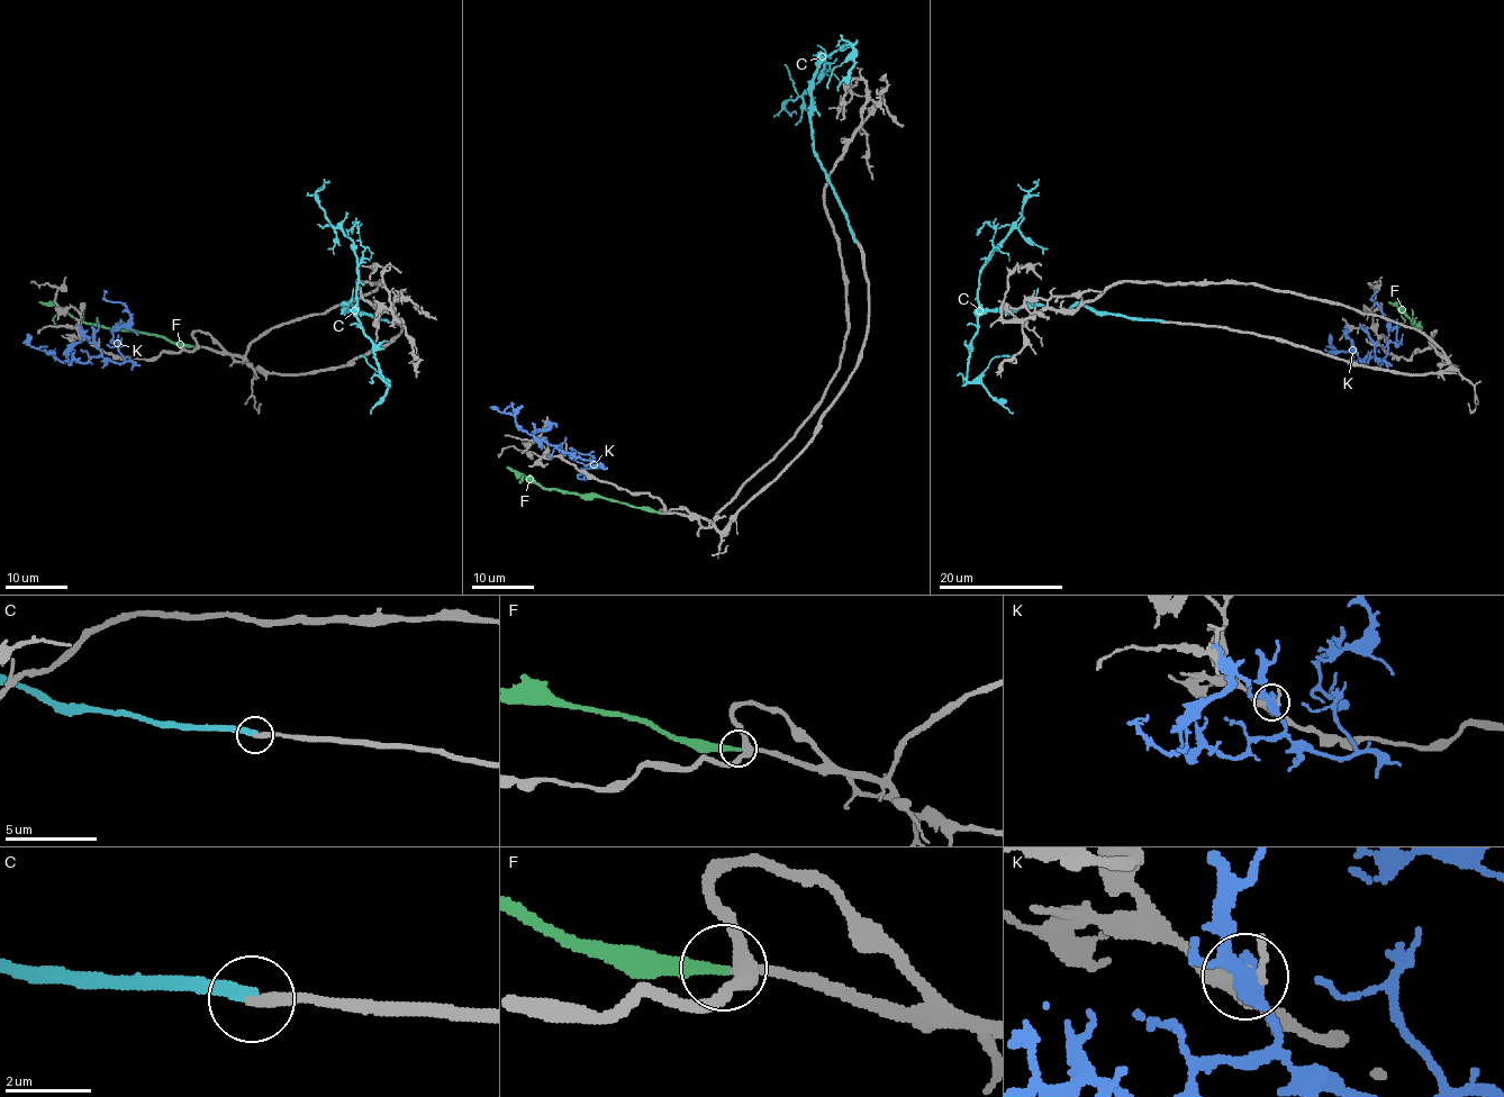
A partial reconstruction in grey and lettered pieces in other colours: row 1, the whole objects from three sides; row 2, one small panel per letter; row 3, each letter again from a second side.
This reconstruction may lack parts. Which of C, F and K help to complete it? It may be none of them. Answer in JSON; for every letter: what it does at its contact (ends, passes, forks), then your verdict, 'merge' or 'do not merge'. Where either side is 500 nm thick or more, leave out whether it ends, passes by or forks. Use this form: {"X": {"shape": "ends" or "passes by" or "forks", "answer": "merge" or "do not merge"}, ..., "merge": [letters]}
{"C": {"shape": "ends", "answer": "merge"}, "F": {"shape": "ends", "answer": "merge"}, "K": {"shape": "forks", "answer": "do not merge"}, "merge": ["C", "F"]}

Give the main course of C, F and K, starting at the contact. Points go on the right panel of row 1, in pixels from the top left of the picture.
C: (1162, 323), (1101, 315), (1083, 305), (980, 305), (981, 266), (1021, 223), (1033, 181)
F: (1434, 345), (1389, 302)
K: (1375, 344), (1377, 357), (1382, 362), (1387, 344), (1397, 340), (1397, 329), (1371, 299), (1377, 290)

